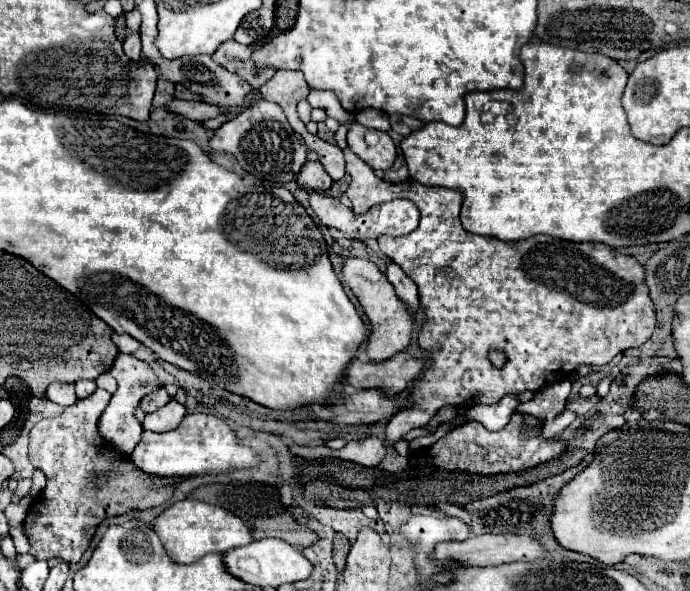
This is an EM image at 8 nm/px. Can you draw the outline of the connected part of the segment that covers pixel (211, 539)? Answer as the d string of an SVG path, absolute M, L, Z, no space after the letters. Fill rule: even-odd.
M183 499L165 509L153 523L153 529L161 537L169 557L177 563L193 563L207 553L225 553L235 547L243 547L253 541L253 531L245 525L245 521L223 507L203 503L197 499Z

